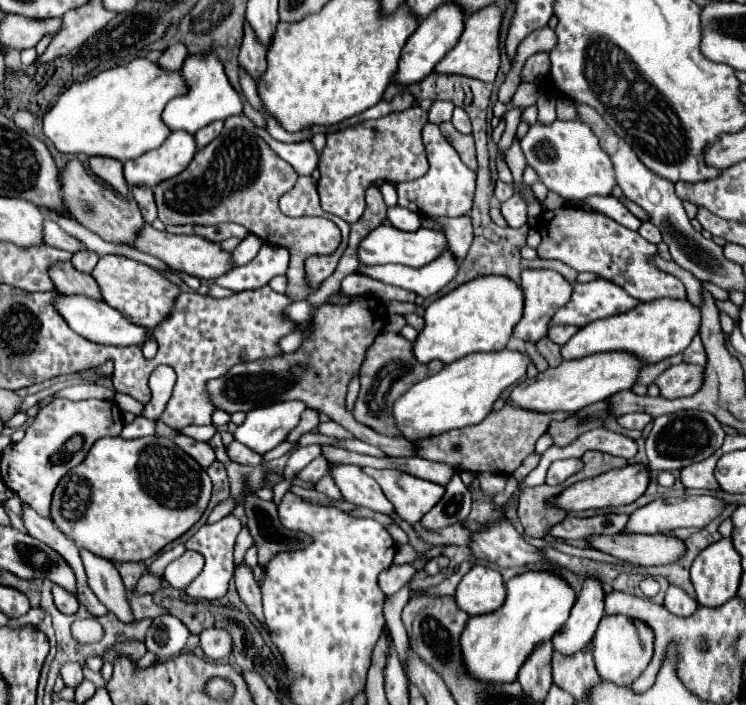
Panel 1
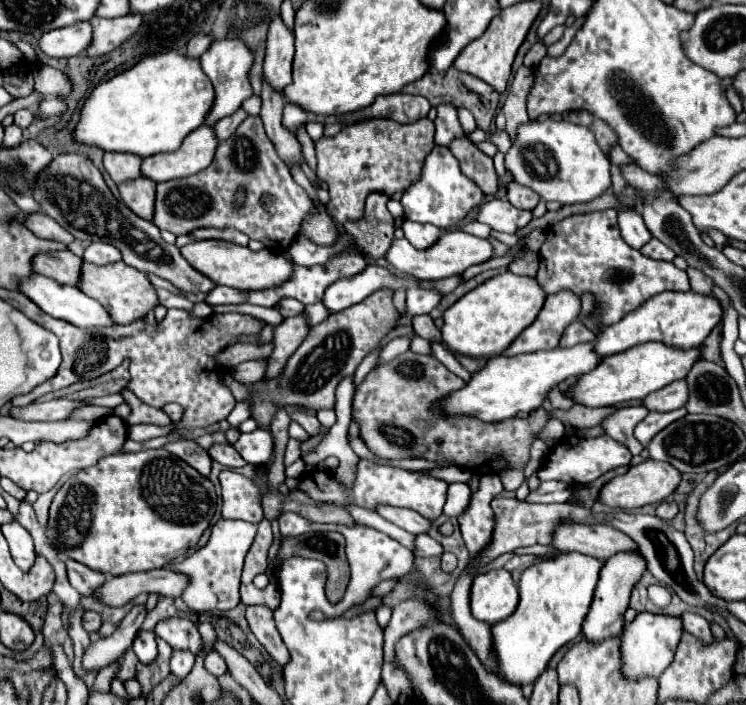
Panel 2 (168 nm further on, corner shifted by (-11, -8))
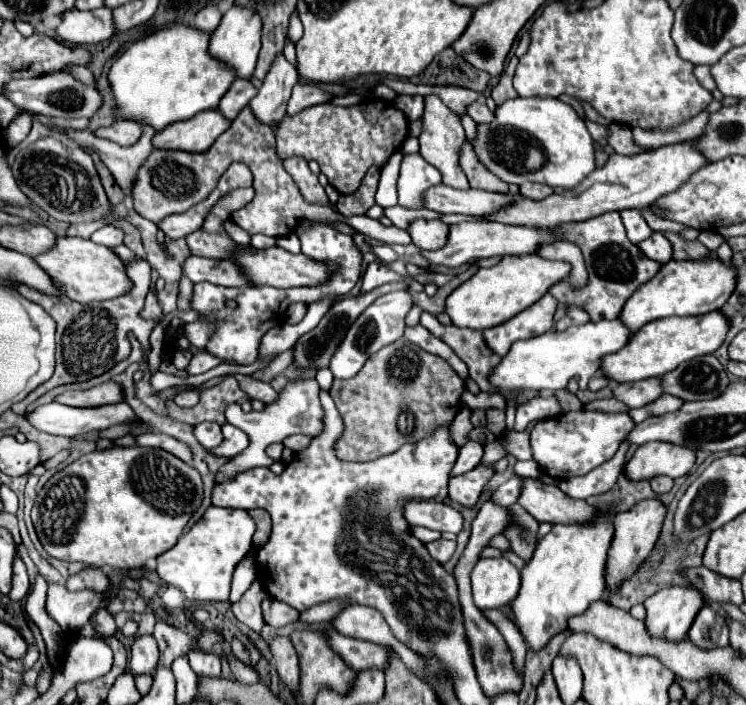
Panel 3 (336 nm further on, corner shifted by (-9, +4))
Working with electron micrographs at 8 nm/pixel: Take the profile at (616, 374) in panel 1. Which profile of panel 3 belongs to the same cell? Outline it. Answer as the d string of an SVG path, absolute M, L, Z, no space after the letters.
M721 310L703 314L703 316L685 316L685 318L661 318L645 324L633 340L621 352L615 352L613 356L605 356L603 374L607 374L615 382L635 382L645 378L661 376L673 368L677 368L681 362L693 360L697 356L713 354L725 340L725 334L729 332L729 320Z

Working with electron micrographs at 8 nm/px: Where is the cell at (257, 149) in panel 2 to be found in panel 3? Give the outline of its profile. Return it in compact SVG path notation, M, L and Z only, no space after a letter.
M243 108L239 116L233 120L231 128L223 132L213 146L207 152L181 152L181 150L153 150L149 158L143 162L143 166L135 174L135 182L131 188L131 198L137 214L151 222L163 220L169 214L177 214L189 210L193 204L199 204L209 196L209 192L217 186L221 174L229 168L233 162L243 162L253 172L253 188L255 198L251 204L235 212L235 224L247 230L249 234L265 234L273 238L287 236L295 232L297 224L303 218L319 220L325 224L345 222L357 232L363 232L365 236L371 236L383 244L411 244L411 236L395 226L383 226L379 220L371 220L367 216L353 216L343 218L334 211L331 206L317 206L317 204L305 204L301 196L297 194L297 184L293 184L293 178L285 172L283 162L277 160L277 154L273 152L273 130L265 128L265 124L257 124L253 120L253 114Z

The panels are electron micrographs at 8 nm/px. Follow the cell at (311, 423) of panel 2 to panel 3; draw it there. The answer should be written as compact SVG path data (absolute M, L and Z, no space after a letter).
M237 374L235 378L239 380L241 390L251 398L257 398L257 400L261 400L265 404L269 404L269 402L273 402L277 398L277 392L263 380L257 380L257 378L251 378L251 376L243 376L243 374Z

